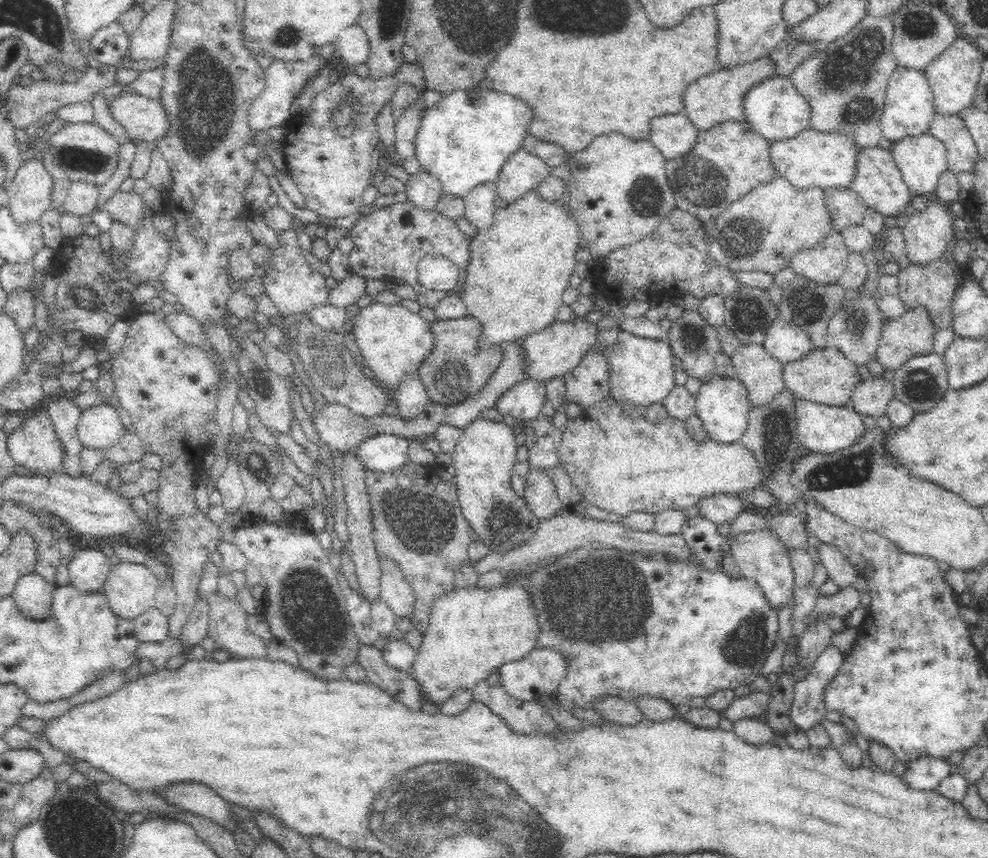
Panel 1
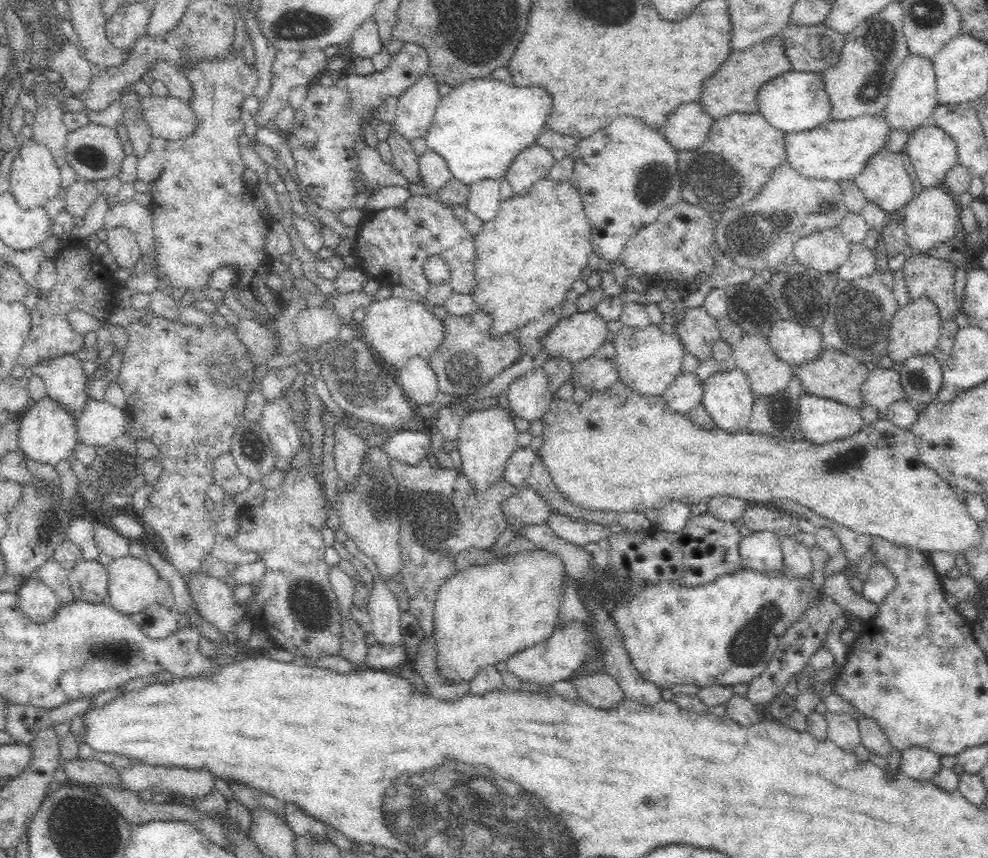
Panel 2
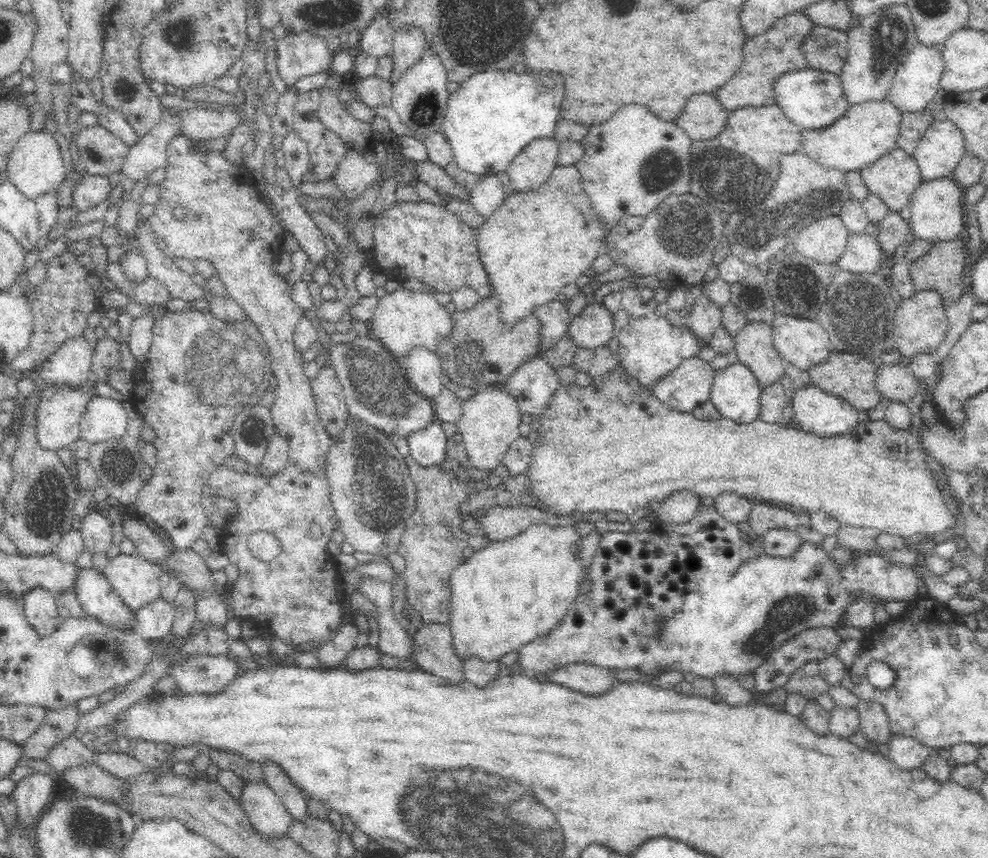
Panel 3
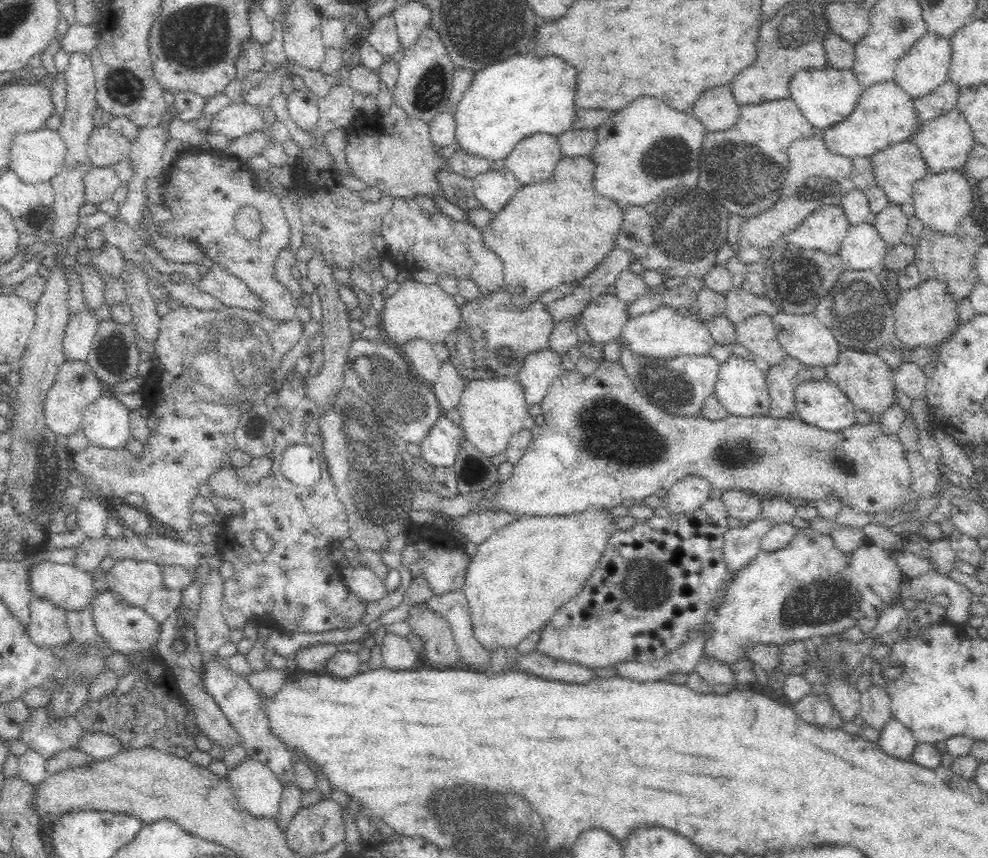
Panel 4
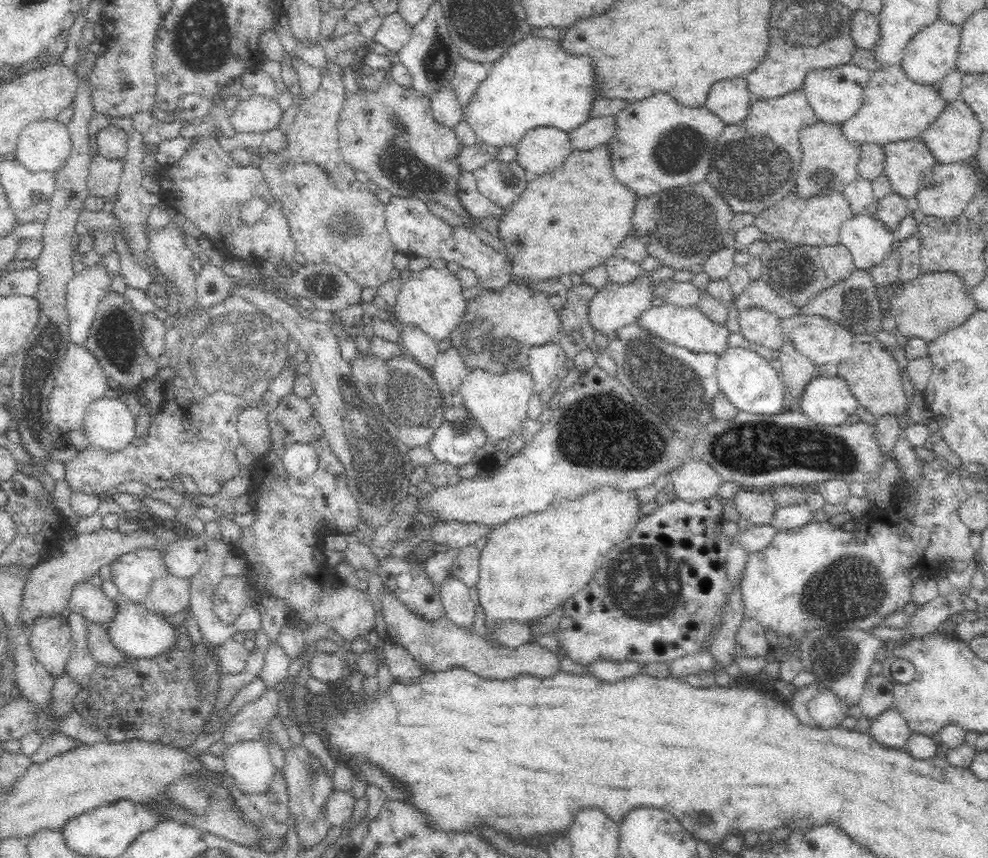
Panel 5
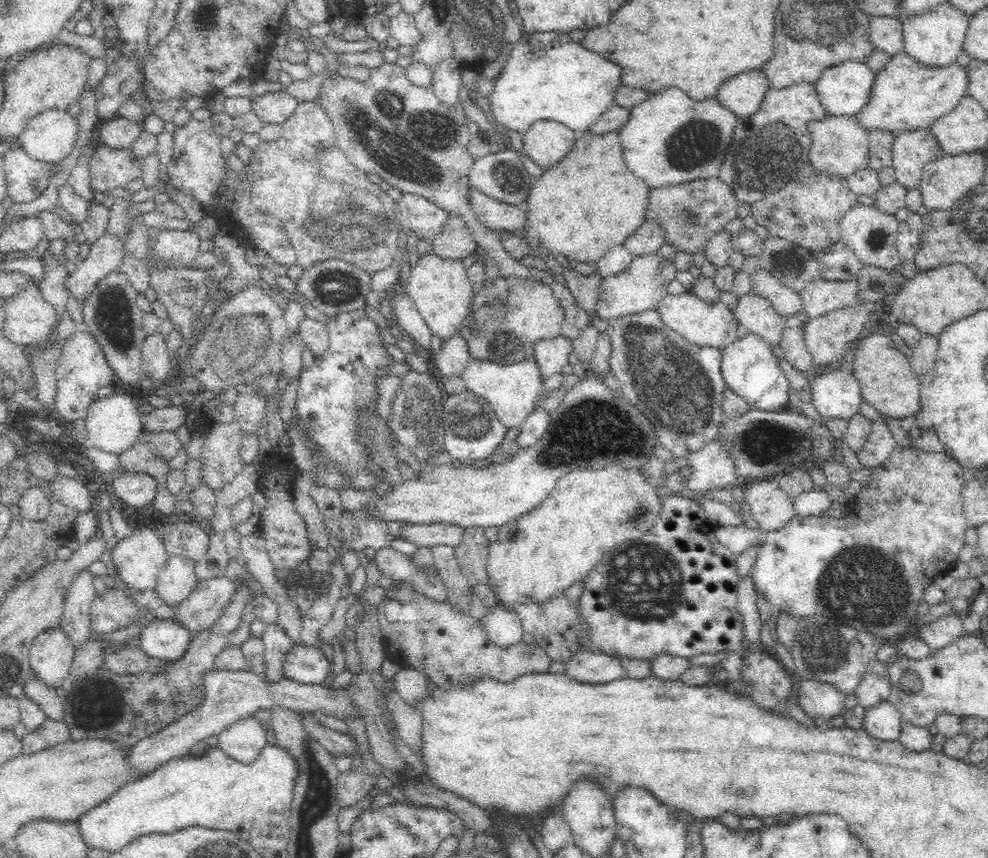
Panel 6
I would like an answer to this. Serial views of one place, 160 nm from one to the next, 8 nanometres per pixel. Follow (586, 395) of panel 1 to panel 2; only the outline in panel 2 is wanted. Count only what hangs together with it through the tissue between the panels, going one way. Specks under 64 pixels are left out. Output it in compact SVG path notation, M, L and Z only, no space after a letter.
M606 341L594 354L573 363L570 380L589 391L606 388L618 379L616 357L615 343Z

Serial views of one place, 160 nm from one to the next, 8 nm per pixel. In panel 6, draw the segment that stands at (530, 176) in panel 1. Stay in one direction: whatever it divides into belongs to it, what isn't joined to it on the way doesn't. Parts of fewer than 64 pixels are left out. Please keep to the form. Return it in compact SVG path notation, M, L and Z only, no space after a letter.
M536 120L522 135L524 153L543 170L558 164L577 139L577 132L556 120Z

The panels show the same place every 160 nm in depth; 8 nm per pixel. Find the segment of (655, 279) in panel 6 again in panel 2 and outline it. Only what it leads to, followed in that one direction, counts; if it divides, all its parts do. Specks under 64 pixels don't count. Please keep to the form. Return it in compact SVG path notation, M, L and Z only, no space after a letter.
M594 310L577 311L568 318L560 319L560 324L552 329L550 336L546 338L545 345L550 355L565 356L574 363L576 360L588 358L594 354L607 341L608 332L607 323L598 312Z

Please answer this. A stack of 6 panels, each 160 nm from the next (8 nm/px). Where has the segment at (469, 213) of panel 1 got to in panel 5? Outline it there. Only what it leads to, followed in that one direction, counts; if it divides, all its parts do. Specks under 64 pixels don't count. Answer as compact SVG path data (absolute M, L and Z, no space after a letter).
M490 159L484 166L471 171L478 191L496 205L510 207L528 188L531 175L518 161Z

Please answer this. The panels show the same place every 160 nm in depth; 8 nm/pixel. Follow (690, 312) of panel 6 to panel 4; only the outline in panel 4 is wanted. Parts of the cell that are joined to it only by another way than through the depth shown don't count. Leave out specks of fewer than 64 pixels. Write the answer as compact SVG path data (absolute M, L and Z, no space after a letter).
M664 304L654 311L645 312L636 316L636 318L630 318L624 326L622 337L636 352L651 354L660 358L682 355L710 355L710 350L717 343L702 320L694 319L688 313Z

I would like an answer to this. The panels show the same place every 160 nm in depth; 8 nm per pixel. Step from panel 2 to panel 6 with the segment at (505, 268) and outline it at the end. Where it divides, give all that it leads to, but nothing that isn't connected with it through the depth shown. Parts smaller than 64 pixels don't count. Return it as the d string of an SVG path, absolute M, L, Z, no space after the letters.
M591 128L586 131L577 133L577 139L575 140L574 146L570 149L570 152L558 163L550 168L547 168L542 173L539 179L535 180L534 188L530 192L525 208L528 212L528 238L527 242L536 251L535 242L538 240L539 243L547 248L551 253L560 253L563 256L571 257L580 263L597 264L598 260L605 256L614 246L618 244L624 244L628 237L632 237L632 234L642 226L642 224L648 220L648 206L650 200L650 194L652 192L652 187L650 184L646 183L646 180L636 177L633 170L626 164L623 148L621 145L621 136L619 135L619 130L610 130L608 132L602 132L598 134L593 132Z

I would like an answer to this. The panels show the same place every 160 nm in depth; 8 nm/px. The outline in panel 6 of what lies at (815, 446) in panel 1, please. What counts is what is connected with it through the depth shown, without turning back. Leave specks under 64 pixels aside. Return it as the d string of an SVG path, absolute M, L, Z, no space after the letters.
M851 368L829 369L810 381L812 402L822 418L848 420L860 410L863 396Z

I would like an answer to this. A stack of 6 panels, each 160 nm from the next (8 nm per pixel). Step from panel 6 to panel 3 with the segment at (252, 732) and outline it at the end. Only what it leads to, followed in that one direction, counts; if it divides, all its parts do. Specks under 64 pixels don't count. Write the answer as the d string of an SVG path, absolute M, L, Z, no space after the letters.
M264 776L243 780L239 804L256 830L268 836L286 833L291 815Z

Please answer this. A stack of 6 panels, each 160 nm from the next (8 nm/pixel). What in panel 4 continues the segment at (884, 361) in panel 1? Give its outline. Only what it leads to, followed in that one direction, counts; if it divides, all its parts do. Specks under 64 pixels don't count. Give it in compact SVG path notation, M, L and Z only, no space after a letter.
M939 278L920 281L918 286L906 290L896 289L892 294L892 312L895 319L895 341L912 349L915 346L930 347L949 338L958 327L958 300L947 284Z

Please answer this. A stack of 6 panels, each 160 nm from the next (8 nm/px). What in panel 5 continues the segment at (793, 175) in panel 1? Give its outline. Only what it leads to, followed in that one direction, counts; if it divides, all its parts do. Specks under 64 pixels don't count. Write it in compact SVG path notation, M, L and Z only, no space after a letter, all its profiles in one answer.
M894 62L894 64L888 64L883 66L880 70L870 73L869 81L867 87L864 89L864 98L862 104L860 105L860 110L852 117L849 118L846 122L842 123L842 128L844 134L850 139L856 142L877 142L878 144L885 144L887 142L892 142L894 140L908 140L908 138L917 138L922 135L923 132L943 113L943 110L946 108L946 105L950 102L943 95L943 92L939 89L939 84L942 83L942 80L938 82L916 82L912 80L904 70L904 67L900 62Z

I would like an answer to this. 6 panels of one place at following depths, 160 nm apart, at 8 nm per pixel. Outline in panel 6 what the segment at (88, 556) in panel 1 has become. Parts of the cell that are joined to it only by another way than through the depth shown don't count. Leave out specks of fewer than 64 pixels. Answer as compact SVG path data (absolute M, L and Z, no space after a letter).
M158 618L150 622L140 633L140 648L150 657L170 664L180 662L184 658L194 637L194 632L176 620Z

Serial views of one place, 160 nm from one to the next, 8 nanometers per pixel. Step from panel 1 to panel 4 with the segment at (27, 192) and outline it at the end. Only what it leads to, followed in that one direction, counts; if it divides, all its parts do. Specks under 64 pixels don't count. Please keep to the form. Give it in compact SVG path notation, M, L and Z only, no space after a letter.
M44 126L36 130L20 133L16 138L13 138L8 167L15 170L20 179L26 183L51 181L60 172L66 153L67 146L59 129L54 130Z

